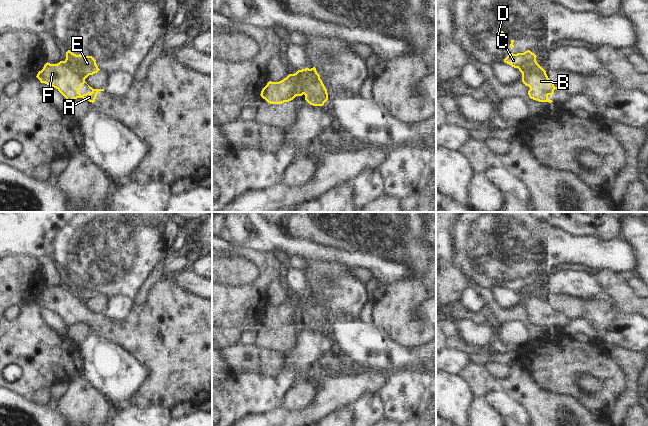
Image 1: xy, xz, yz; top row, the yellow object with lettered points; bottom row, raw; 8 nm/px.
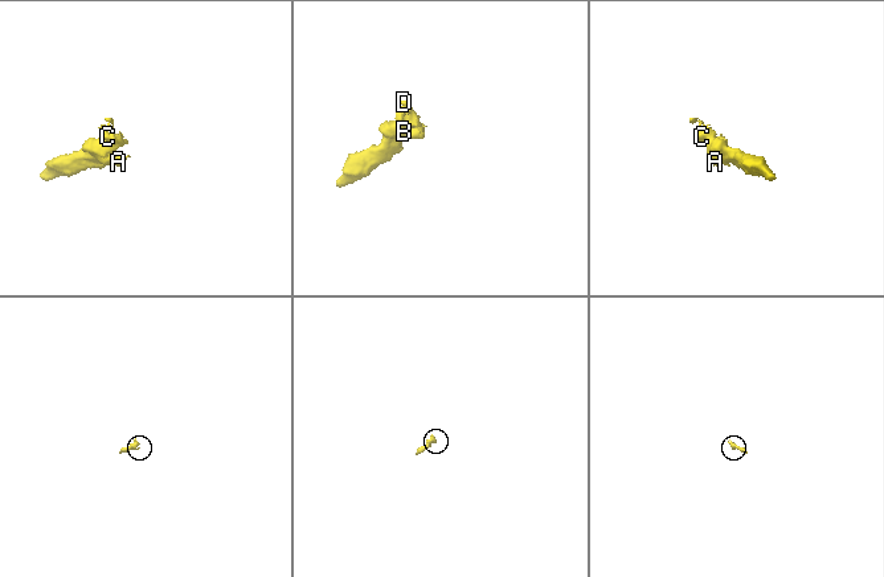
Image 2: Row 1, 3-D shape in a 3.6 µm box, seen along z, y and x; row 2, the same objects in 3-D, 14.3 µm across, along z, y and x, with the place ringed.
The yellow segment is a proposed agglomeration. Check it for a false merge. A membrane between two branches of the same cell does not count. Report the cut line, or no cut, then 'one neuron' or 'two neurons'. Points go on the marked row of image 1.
xy (62, 61), (76, 70), (84, 80) | two neurons

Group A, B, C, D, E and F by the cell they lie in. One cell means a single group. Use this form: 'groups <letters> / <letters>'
groups A B F / C D E

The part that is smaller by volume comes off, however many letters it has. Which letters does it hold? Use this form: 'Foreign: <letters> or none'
Foreign: C, D, E.

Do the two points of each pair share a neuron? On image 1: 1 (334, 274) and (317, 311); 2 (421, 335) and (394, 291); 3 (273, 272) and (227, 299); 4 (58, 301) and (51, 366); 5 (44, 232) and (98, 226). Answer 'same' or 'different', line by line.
1: same
2: same
3: same
4: different
5: different

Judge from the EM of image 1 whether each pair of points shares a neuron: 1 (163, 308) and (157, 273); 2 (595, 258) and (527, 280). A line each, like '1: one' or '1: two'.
1: two
2: one

